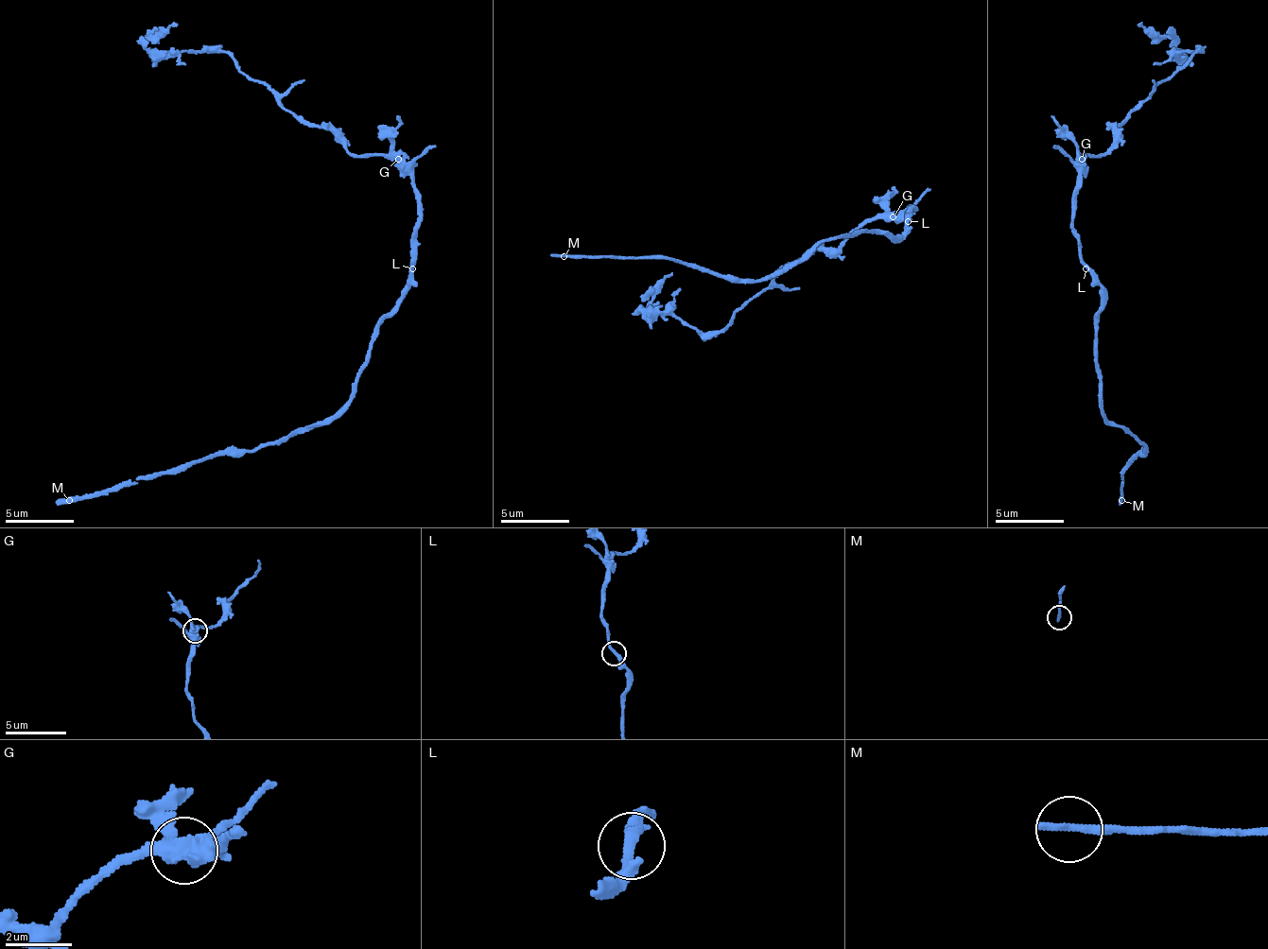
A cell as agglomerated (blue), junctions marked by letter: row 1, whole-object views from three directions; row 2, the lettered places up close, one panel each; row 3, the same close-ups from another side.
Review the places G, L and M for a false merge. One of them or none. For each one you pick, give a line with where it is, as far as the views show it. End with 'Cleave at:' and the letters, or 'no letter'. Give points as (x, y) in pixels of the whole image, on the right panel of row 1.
Cleave at: no letter

